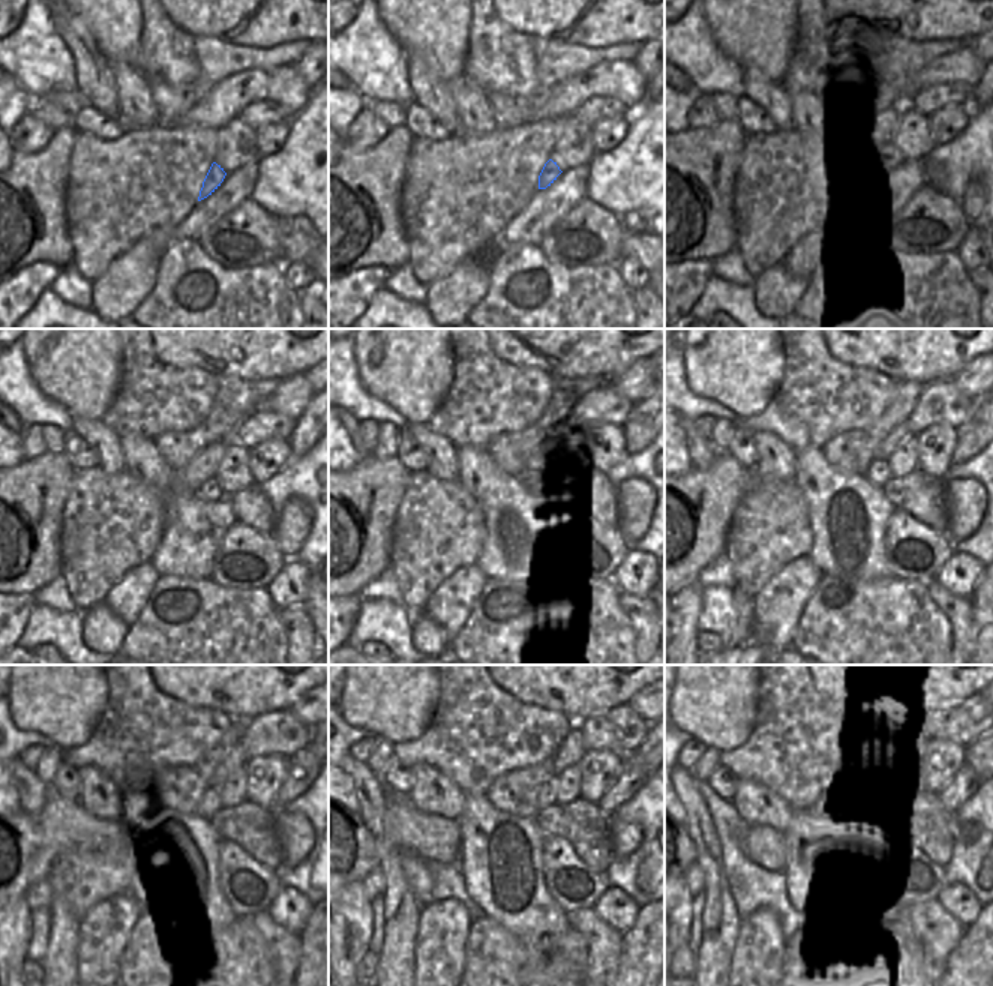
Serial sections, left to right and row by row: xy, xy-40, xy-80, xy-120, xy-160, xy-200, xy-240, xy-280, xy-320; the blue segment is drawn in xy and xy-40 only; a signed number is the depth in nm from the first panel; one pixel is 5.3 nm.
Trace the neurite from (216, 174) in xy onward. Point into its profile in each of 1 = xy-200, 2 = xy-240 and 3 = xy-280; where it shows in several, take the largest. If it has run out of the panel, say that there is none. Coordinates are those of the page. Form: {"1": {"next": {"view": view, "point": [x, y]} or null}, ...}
{"1": {"next": {"view": "xy-200", "point": [878, 473]}}, "2": {"next": {"view": "xy-240", "point": [210, 802]}}, "3": {"next": {"view": "xy-280", "point": [545, 797]}}}

